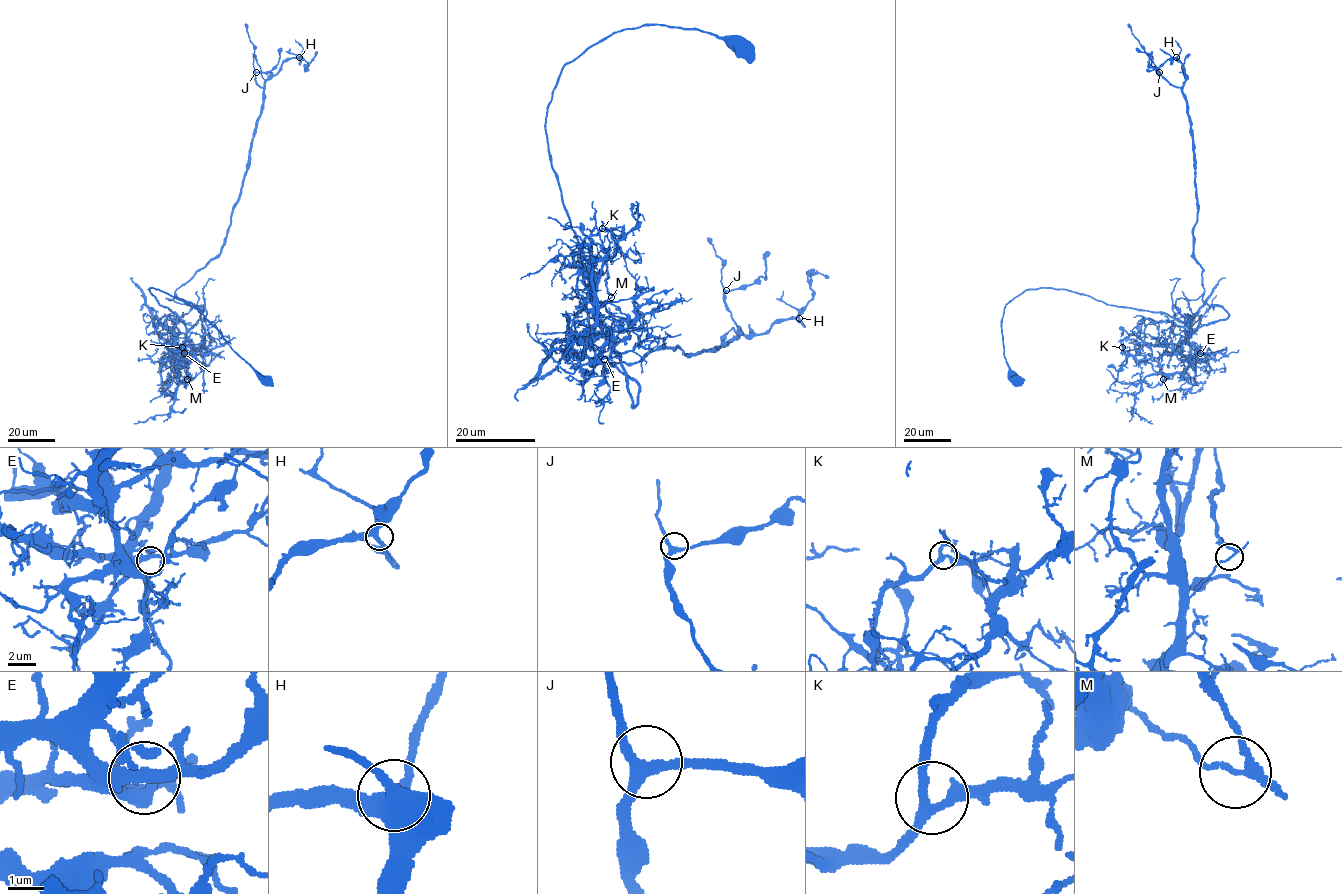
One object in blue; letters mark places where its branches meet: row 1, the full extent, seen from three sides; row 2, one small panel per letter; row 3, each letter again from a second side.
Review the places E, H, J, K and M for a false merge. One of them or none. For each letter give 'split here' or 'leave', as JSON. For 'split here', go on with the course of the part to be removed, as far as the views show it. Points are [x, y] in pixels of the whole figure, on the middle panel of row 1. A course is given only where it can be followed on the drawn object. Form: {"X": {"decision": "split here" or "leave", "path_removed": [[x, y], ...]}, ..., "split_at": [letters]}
{"E": {"decision": "leave"}, "H": {"decision": "leave"}, "J": {"decision": "leave"}, "K": {"decision": "leave"}, "M": {"decision": "split here", "path_removed": [[610, 297], [598, 310], [588, 343], [562, 340], [554, 345], [540, 371], [517, 390], [515, 396], [518, 400]]}, "split_at": ["M"]}

